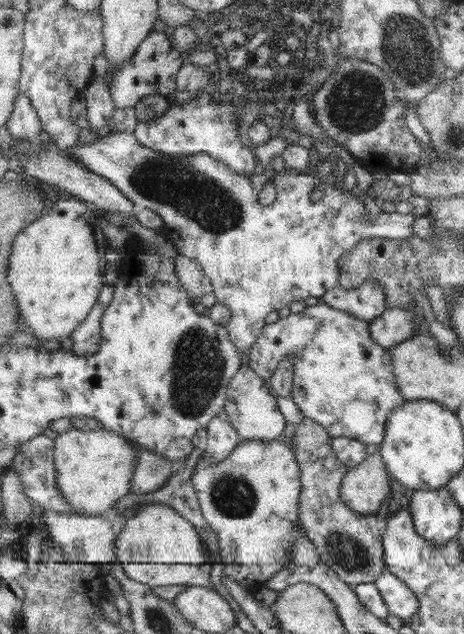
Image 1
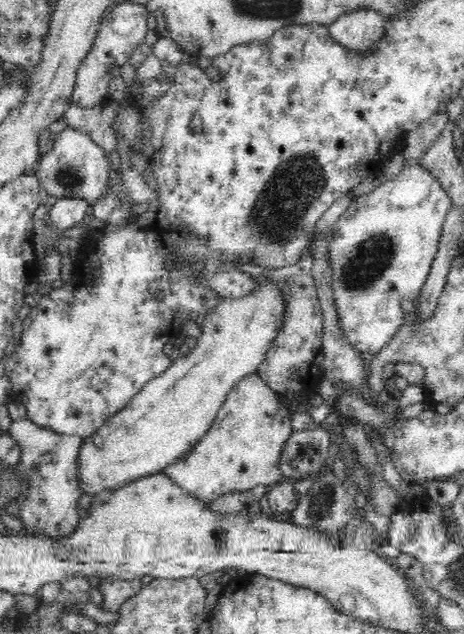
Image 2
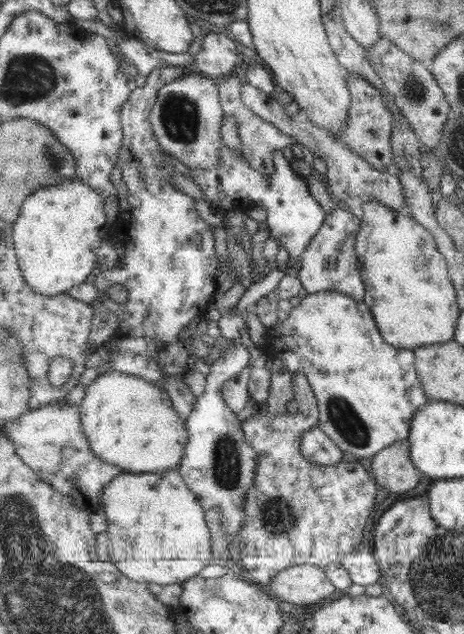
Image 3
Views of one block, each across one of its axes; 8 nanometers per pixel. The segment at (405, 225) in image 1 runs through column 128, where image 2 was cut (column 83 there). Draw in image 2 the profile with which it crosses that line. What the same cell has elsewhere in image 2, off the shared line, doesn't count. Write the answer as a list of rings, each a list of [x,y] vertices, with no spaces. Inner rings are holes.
[[[68,126],[52,140],[51,150],[41,156],[39,164],[33,173],[40,179],[40,184],[42,184],[42,188],[48,195],[58,199],[80,197],[88,199],[90,202],[95,202],[104,196],[104,192],[106,192],[110,183],[112,171],[105,150],[99,144],[96,144],[96,141],[93,141],[91,136],[88,136],[85,132]]]

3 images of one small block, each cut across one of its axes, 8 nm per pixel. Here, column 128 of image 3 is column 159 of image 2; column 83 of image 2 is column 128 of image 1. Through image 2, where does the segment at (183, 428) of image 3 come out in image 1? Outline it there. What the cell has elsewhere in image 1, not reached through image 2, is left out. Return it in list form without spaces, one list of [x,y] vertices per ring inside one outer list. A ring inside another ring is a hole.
[[[65,429],[54,435],[58,490],[67,496],[75,515],[102,517],[132,488],[137,452],[125,436],[111,430]]]

